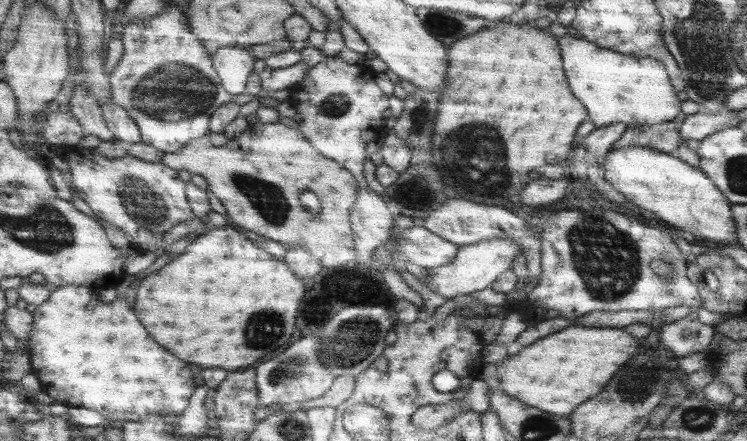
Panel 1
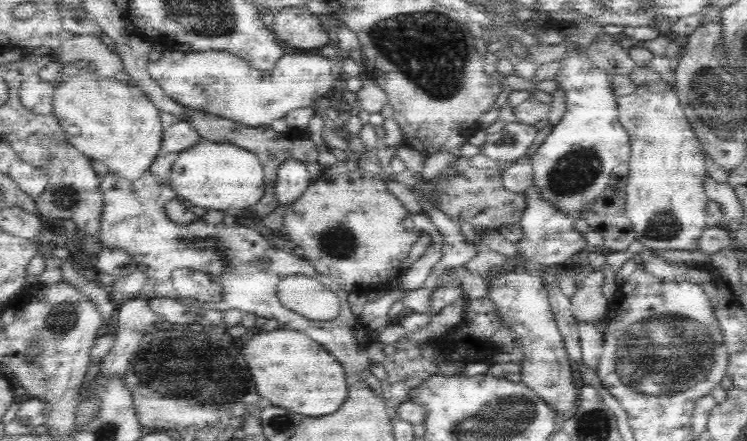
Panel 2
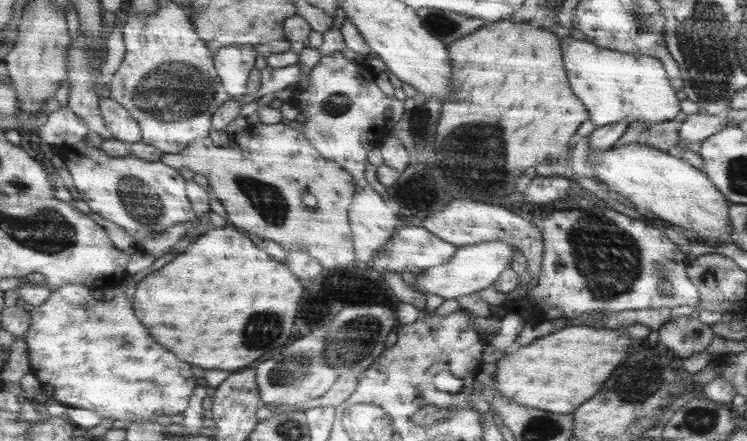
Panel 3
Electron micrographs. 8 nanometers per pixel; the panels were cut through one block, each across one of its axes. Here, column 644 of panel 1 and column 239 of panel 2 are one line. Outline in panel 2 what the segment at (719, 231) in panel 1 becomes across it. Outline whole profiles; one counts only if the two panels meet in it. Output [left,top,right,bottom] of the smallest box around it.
[172,142,266,212]

